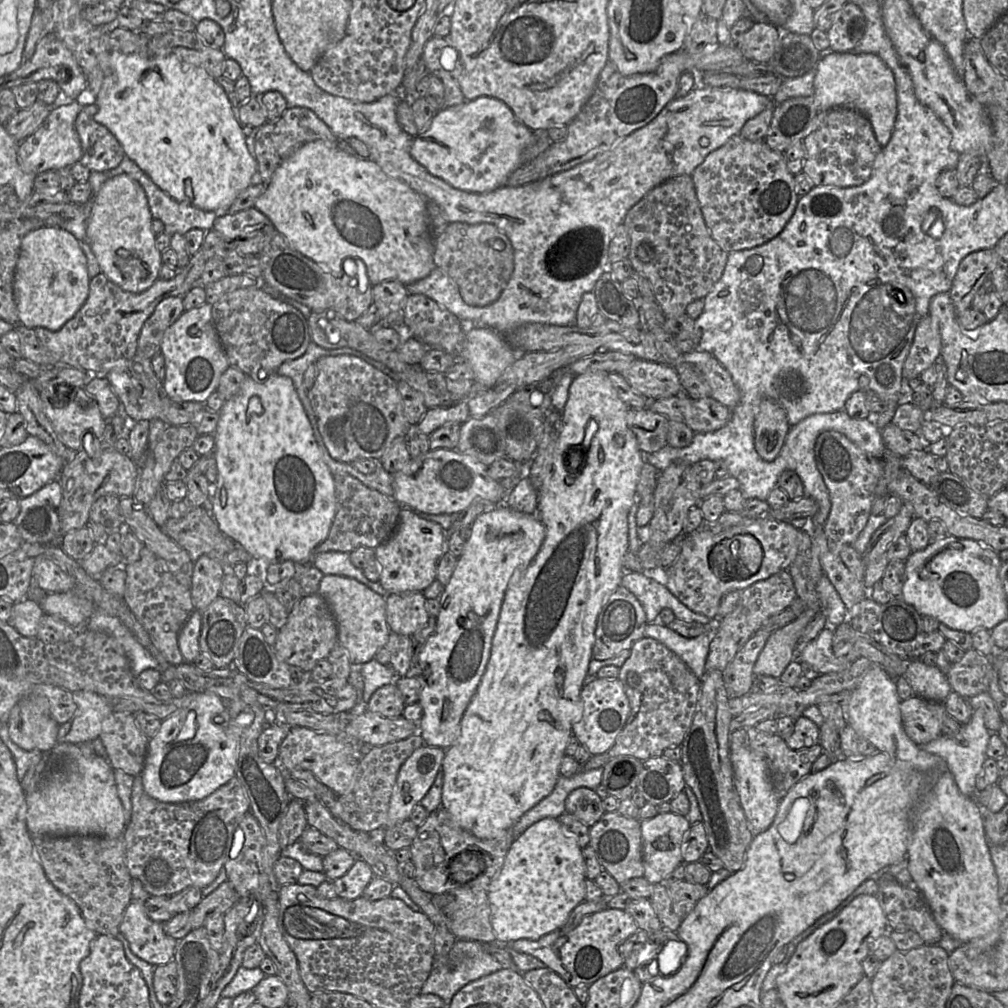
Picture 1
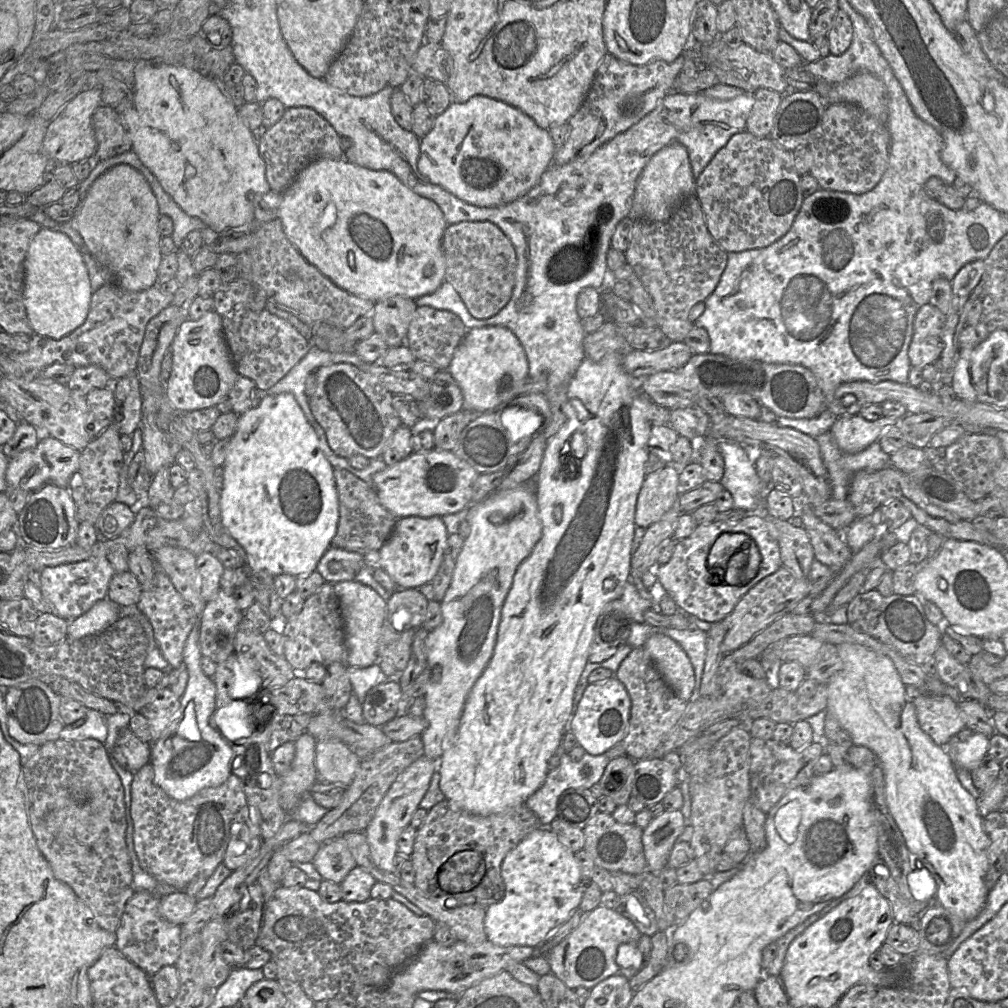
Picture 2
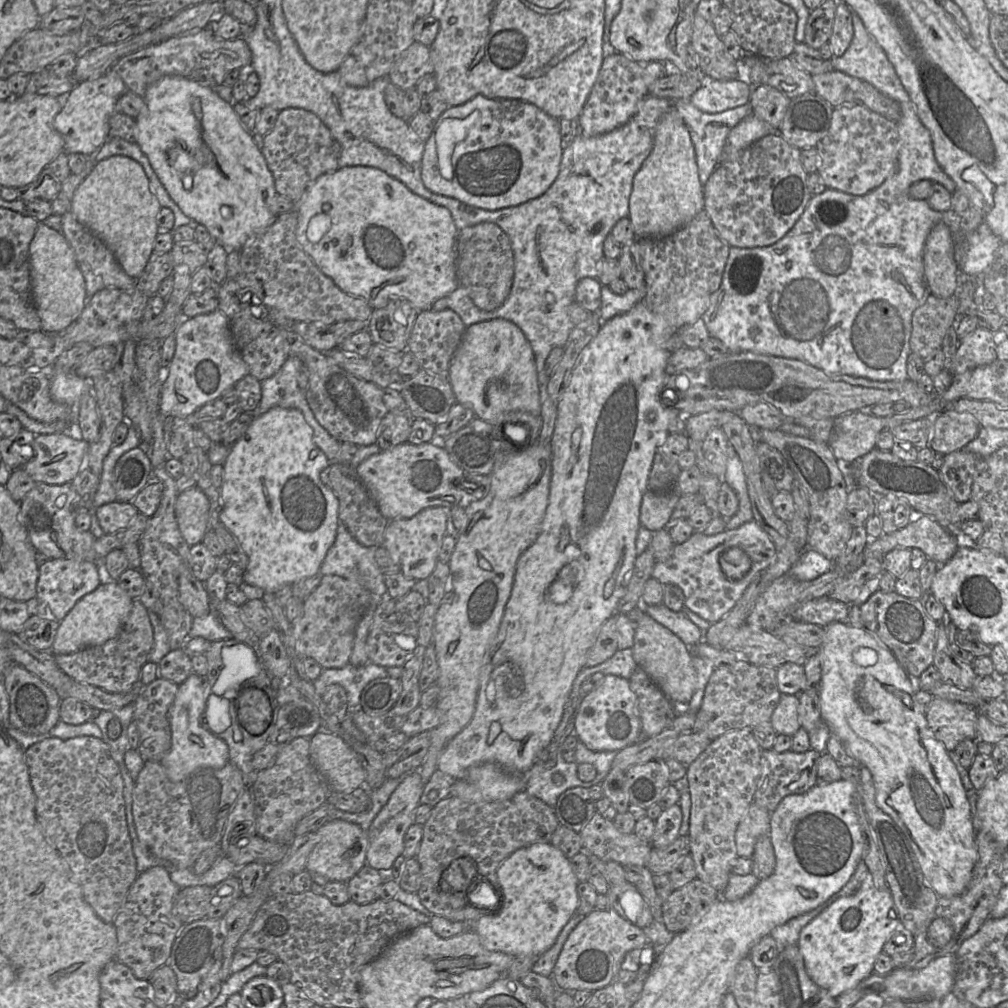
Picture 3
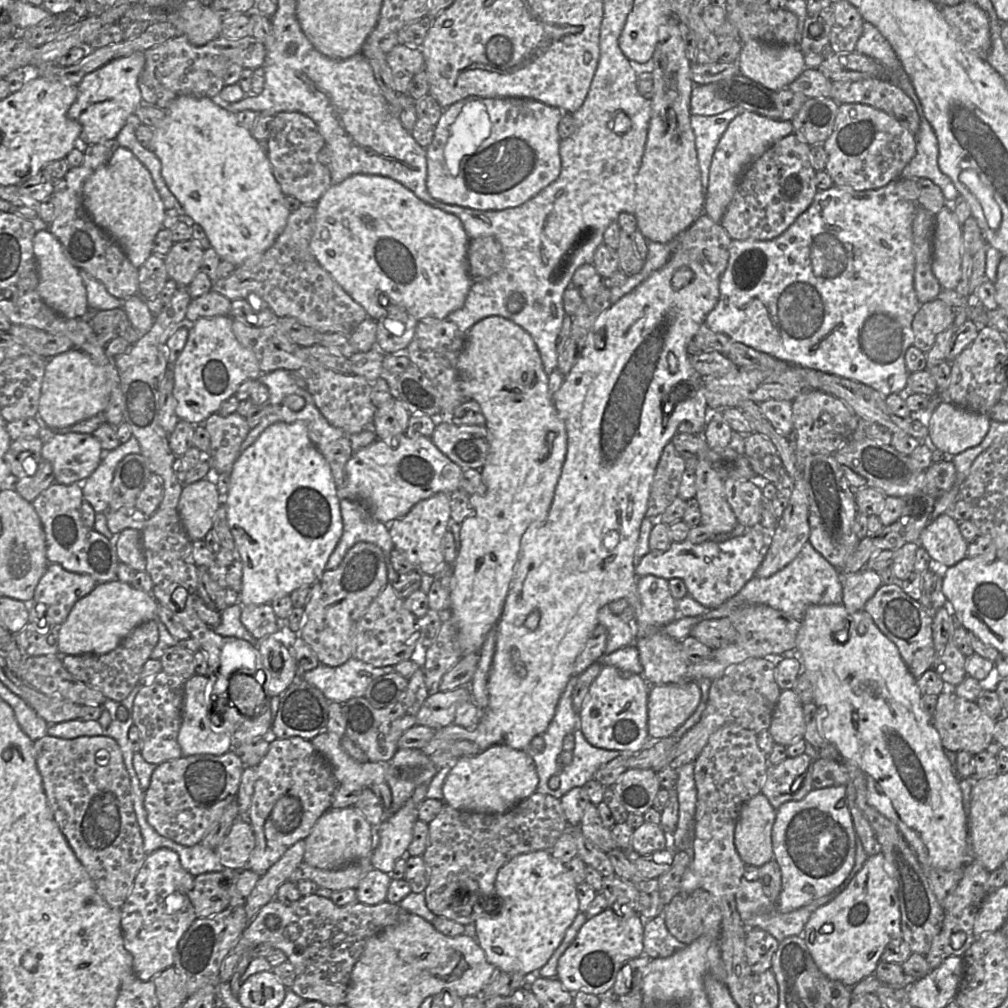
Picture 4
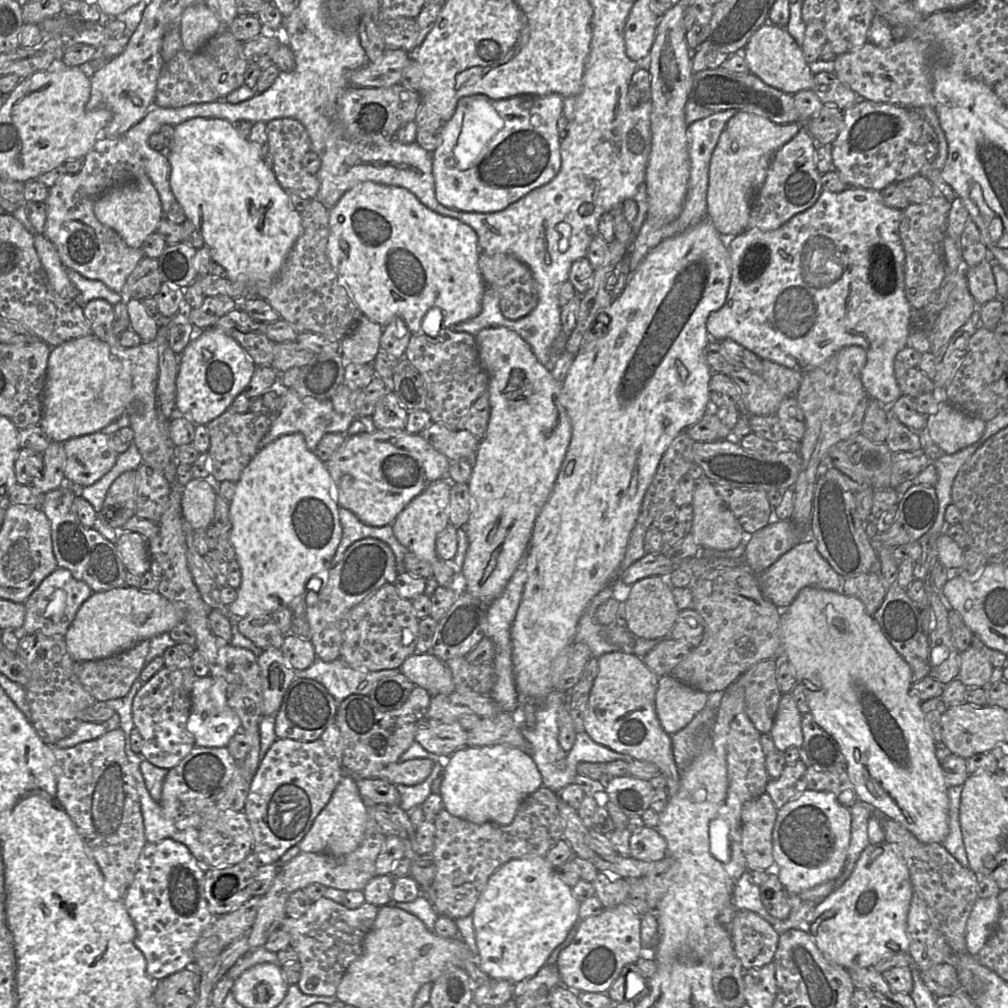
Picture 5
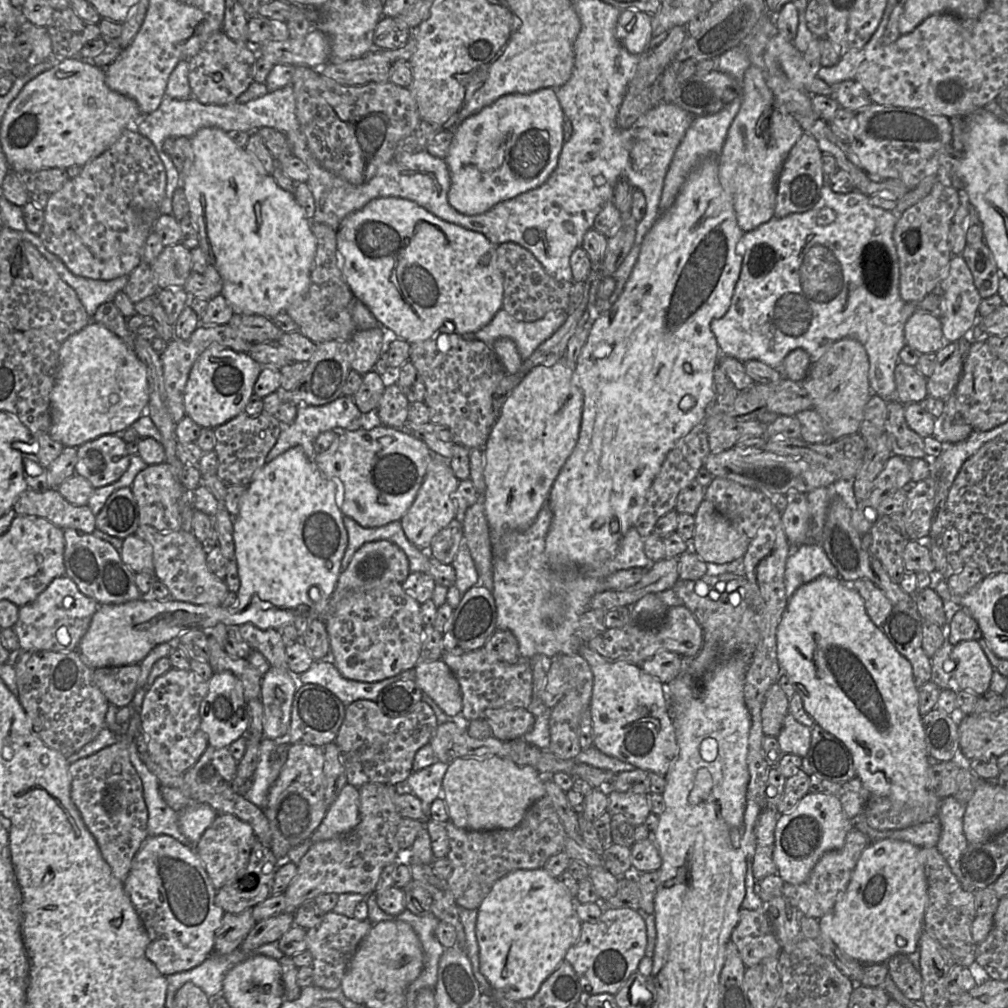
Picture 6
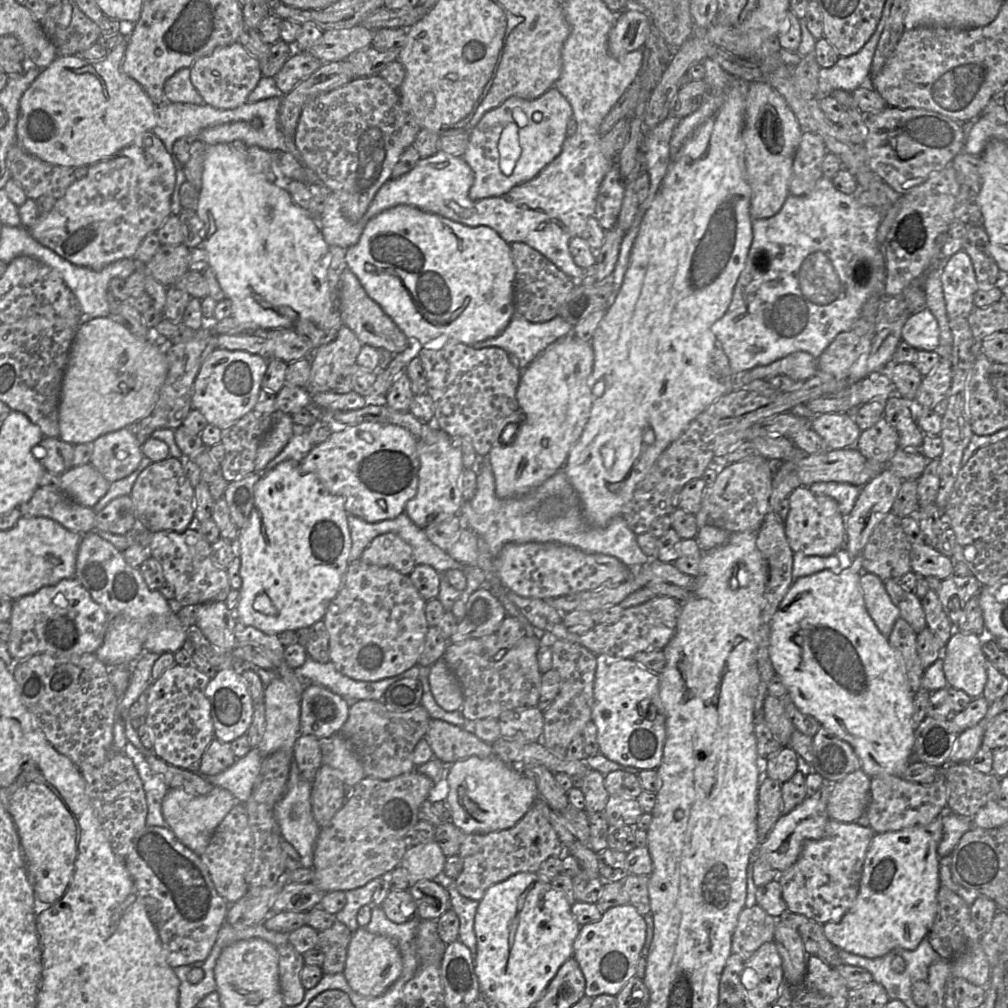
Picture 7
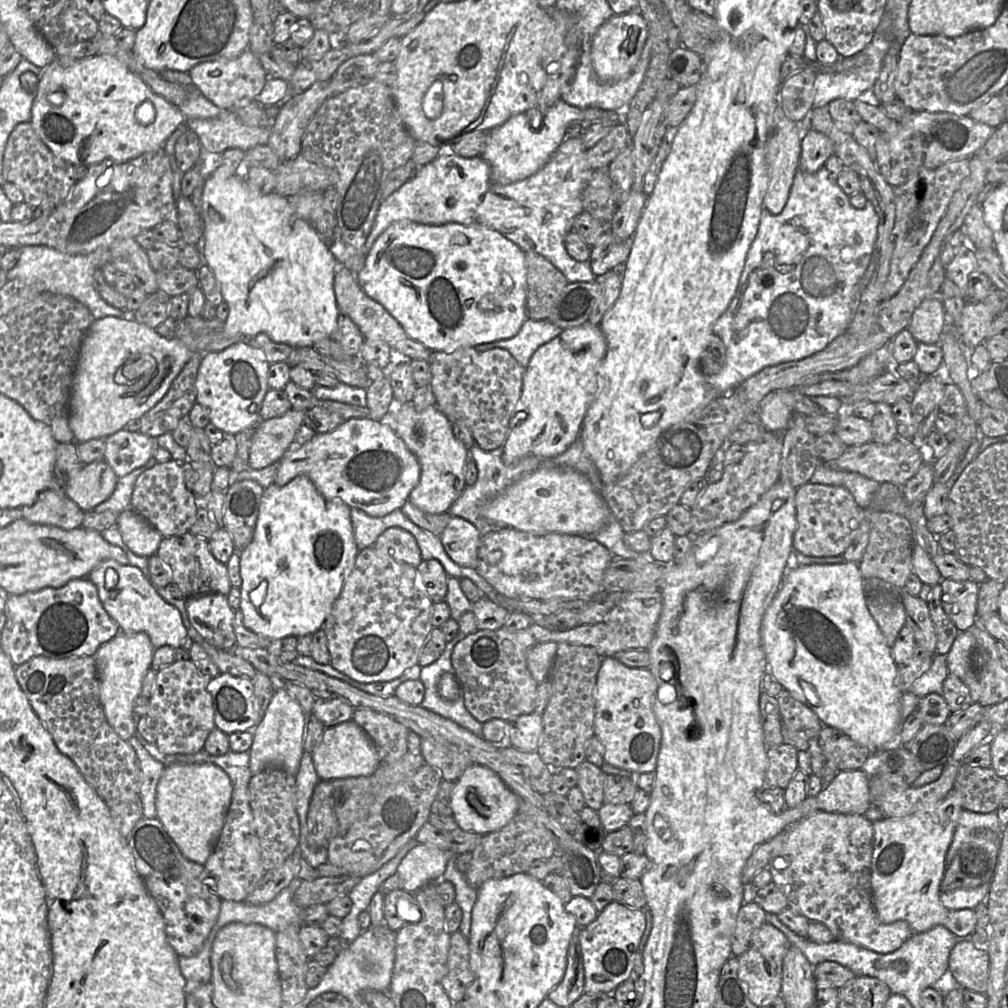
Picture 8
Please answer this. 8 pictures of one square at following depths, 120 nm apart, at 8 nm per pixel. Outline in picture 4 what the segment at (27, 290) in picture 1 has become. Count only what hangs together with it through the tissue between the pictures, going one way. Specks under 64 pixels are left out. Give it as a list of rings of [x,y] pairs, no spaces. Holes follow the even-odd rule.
[[[49,229],[36,231],[33,238],[33,252],[39,277],[37,291],[45,304],[68,319],[85,315],[88,311],[87,292],[79,275],[79,269],[69,262],[61,243]]]

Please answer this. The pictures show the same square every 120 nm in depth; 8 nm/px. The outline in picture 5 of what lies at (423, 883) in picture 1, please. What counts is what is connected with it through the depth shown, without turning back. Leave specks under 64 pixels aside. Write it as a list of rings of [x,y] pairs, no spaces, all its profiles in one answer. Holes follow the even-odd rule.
[[[541,786],[521,803],[509,825],[493,822],[475,824],[443,809],[433,821],[436,832],[431,855],[436,873],[428,887],[428,900],[438,915],[453,920],[472,914],[490,876],[513,859],[545,857],[563,838],[565,821],[558,809],[558,795]]]

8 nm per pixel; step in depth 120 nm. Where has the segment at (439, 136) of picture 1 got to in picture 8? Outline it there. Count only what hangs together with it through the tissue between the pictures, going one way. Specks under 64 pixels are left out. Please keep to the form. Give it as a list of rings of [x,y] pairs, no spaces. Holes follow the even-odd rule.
[[[562,98],[545,113],[539,129],[533,129],[524,113],[509,118],[505,123],[488,133],[488,141],[482,157],[491,168],[494,183],[508,185],[526,179],[538,172],[553,156],[566,139],[570,122],[582,121],[582,109],[566,103]]]

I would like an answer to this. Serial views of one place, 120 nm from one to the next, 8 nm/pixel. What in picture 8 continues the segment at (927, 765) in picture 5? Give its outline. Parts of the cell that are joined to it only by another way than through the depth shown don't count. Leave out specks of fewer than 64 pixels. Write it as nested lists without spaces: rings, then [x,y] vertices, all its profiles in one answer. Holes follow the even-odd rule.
[[[857,563],[810,564],[787,570],[780,590],[764,614],[760,633],[768,663],[768,671],[774,675],[783,689],[787,690],[796,700],[811,709],[818,716],[823,726],[832,727],[844,732],[856,743],[866,747],[871,754],[903,747],[900,736],[901,725],[903,723],[901,718],[901,696],[903,693],[897,686],[898,665],[893,658],[892,648],[888,646],[882,631],[867,607],[864,578]]]

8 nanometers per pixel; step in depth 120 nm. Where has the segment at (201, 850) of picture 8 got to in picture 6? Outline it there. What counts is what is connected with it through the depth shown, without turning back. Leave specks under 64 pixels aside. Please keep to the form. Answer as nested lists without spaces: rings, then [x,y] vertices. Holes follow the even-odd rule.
[[[189,804],[178,813],[180,831],[195,847],[218,814],[208,804]]]

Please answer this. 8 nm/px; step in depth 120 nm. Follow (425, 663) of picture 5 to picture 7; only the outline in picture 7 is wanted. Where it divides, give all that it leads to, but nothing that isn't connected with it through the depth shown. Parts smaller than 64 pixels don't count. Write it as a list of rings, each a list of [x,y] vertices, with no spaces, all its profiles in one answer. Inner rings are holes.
[[[442,658],[430,666],[428,677],[437,705],[447,712],[460,710],[463,704],[461,687]]]

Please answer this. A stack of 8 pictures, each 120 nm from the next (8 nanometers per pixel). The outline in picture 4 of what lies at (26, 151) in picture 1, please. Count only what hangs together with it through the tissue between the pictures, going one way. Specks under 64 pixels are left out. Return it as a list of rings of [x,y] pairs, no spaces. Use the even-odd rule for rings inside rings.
[[[138,51],[130,56],[111,61],[86,75],[78,85],[76,101],[68,110],[68,117],[82,126],[80,140],[87,145],[102,142],[114,143],[128,118],[143,104],[139,77],[144,70],[146,56]]]

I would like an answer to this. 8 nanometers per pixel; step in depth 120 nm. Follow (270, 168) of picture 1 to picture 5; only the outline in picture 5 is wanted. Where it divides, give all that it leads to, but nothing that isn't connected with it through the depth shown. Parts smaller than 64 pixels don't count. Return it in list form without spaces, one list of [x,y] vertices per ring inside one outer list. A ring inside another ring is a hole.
[[[291,118],[275,119],[267,123],[269,143],[269,165],[280,186],[289,194],[314,200],[320,188],[317,176],[305,171],[302,159],[311,149],[311,141],[305,127]]]

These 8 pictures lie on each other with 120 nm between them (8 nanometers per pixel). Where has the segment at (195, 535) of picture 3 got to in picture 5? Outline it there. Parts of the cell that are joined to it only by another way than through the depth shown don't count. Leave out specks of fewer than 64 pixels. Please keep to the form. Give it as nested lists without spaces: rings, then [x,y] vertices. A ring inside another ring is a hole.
[[[192,478],[182,487],[181,514],[194,531],[207,529],[213,522],[216,492],[204,479]]]

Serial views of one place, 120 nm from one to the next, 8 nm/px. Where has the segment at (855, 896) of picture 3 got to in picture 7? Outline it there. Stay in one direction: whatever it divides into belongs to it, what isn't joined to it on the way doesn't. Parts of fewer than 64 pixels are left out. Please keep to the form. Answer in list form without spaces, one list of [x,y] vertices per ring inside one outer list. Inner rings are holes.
[[[946,806],[928,825],[918,825],[900,831],[874,836],[866,854],[860,889],[855,903],[840,922],[823,925],[826,938],[839,950],[867,958],[878,958],[895,948],[914,950],[928,936],[938,912],[940,858],[938,847],[943,837],[942,817],[952,814]]]

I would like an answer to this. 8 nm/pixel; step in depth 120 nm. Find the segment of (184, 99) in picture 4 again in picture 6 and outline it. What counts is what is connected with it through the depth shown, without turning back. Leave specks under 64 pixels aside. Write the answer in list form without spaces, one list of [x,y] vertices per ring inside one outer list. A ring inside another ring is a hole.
[[[202,128],[190,137],[193,163],[189,174],[183,179],[183,189],[189,205],[189,216],[198,231],[199,246],[208,265],[212,265],[222,279],[221,295],[229,302],[235,314],[260,315],[272,319],[279,313],[285,313],[286,307],[308,289],[310,273],[316,254],[316,238],[310,229],[310,220],[305,216],[304,209],[297,203],[294,195],[280,188],[272,175],[268,175],[259,163],[256,163],[245,151],[237,146],[228,133],[218,128]]]

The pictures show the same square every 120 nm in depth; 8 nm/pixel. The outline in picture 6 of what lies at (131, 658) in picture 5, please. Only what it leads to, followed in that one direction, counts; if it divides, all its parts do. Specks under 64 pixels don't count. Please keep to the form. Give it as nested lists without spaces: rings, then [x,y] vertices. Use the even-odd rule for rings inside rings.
[[[140,664],[94,669],[93,682],[109,704],[118,708],[131,704],[137,690]]]

